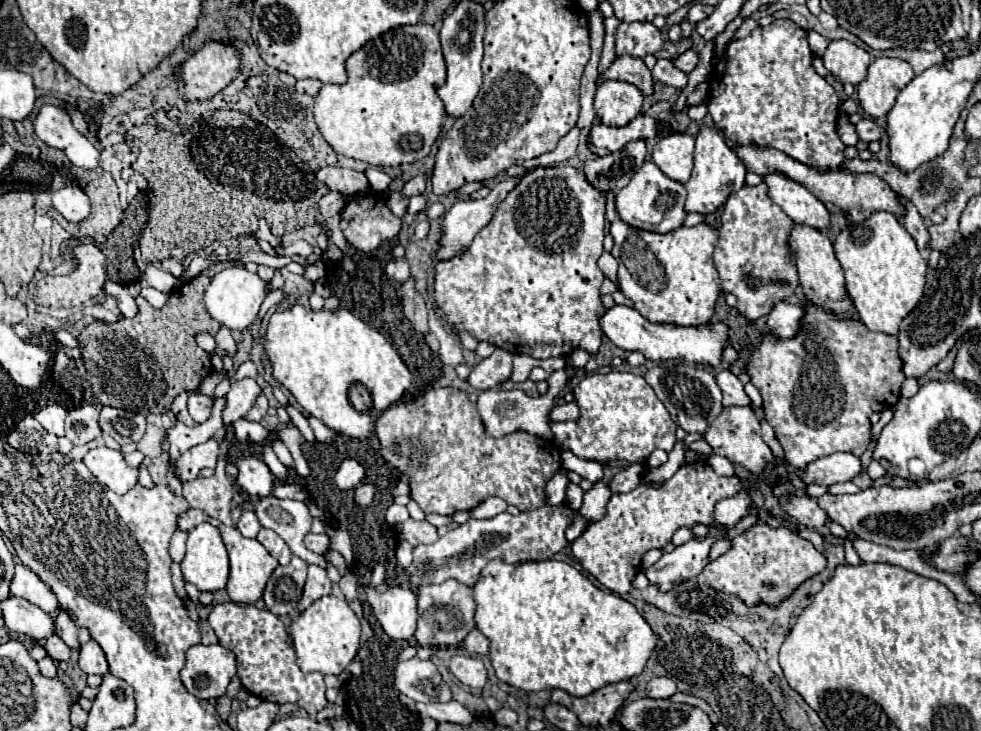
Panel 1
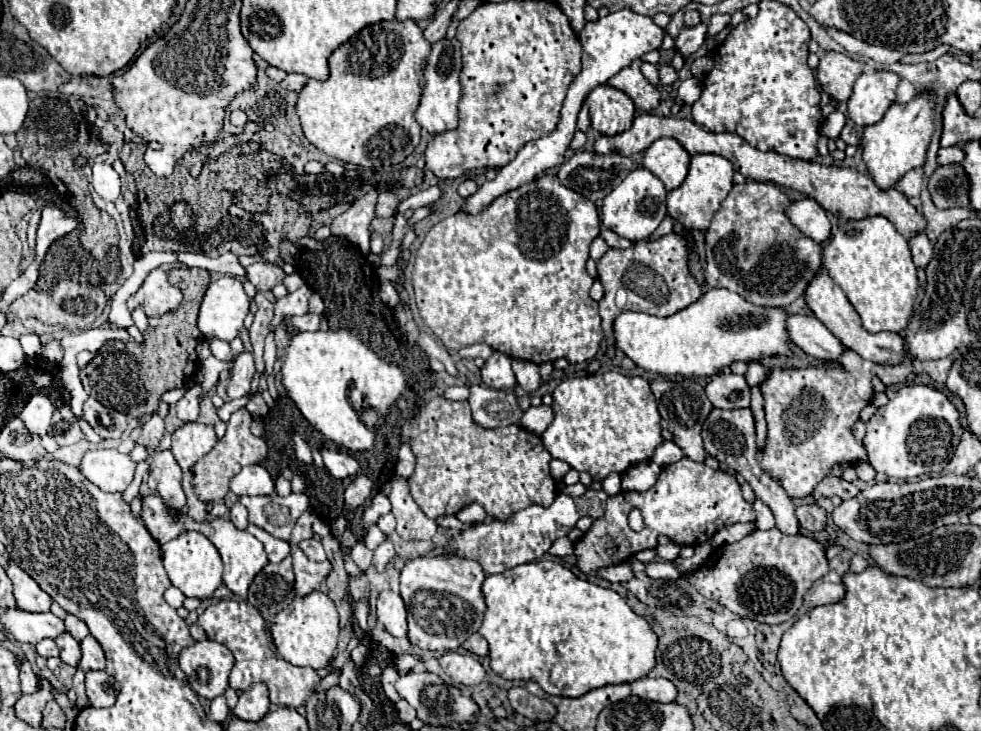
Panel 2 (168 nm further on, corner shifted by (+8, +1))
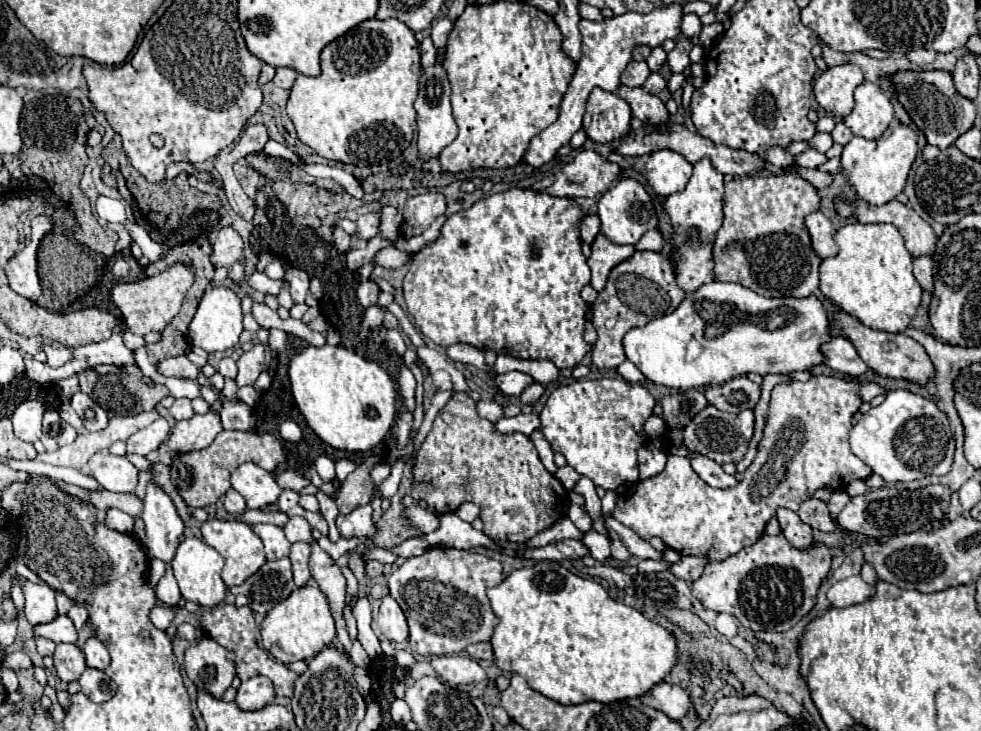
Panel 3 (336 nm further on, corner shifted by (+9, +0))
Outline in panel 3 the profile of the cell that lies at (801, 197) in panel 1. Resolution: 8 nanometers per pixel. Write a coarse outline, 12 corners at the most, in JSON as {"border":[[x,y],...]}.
{"border":[[823,212],[805,216],[813,250],[821,256],[837,254],[833,224]]}

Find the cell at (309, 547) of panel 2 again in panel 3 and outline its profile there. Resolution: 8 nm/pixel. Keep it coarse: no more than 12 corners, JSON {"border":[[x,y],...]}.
{"border":[[311,544],[309,568],[337,624],[337,644],[349,654],[345,576],[335,560]]}

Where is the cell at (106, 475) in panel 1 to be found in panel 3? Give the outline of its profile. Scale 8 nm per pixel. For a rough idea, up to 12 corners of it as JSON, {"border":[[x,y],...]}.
{"border":[[111,452],[89,460],[91,476],[109,492],[133,492],[137,468]]}

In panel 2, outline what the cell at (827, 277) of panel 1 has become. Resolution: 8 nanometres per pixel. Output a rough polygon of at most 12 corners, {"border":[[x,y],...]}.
{"border":[[822,269],[808,285],[814,315],[862,359],[898,365],[900,333],[868,333]]}

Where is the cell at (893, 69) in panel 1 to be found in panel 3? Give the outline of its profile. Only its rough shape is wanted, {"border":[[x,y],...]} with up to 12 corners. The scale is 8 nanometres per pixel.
{"border":[[873,82],[855,90],[843,122],[855,136],[879,138],[893,120],[891,98]]}

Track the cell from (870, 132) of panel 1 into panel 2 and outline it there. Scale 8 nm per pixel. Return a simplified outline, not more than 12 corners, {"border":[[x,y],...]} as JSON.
{"border":[[846,121],[840,139],[846,145],[858,145],[860,137],[854,123]]}

